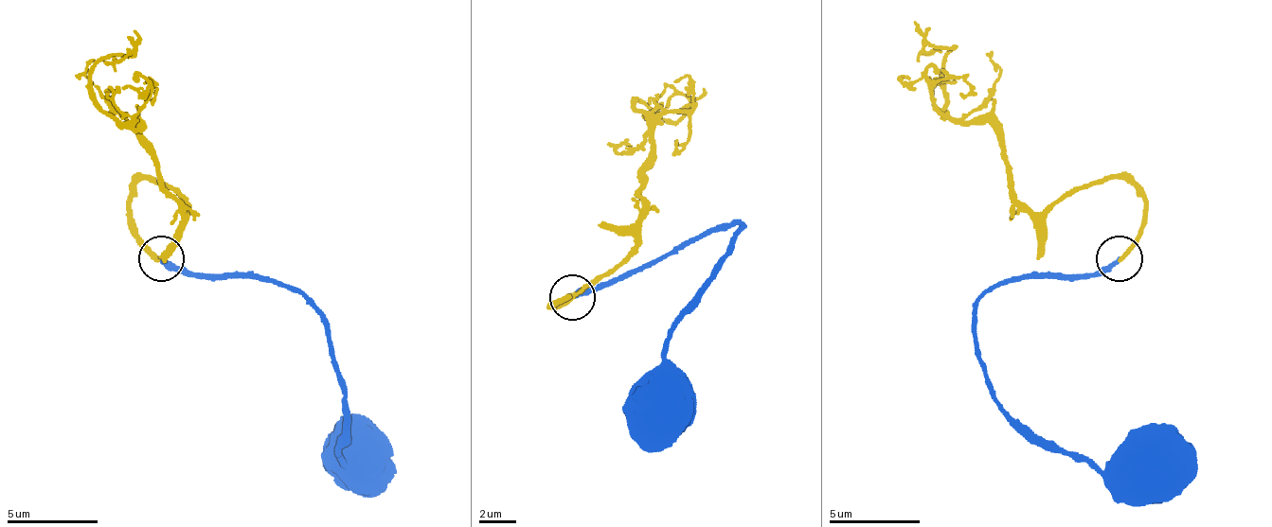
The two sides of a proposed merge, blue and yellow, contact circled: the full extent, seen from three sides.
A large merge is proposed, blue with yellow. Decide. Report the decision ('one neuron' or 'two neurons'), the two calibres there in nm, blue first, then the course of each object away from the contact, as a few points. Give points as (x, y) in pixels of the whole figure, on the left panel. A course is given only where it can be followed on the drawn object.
one neuron; calibres 280 and 240 nm; course blue (160, 257), (277, 280), (302, 294), (324, 326), (349, 416), (335, 446), (361, 466), (352, 456); course yellow (160, 257), (137, 180), (168, 182), (185, 216), (142, 131), (91, 92), (91, 69), (135, 56), (101, 61)

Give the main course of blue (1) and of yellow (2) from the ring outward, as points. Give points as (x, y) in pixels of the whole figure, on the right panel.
1: (1120, 257), (1089, 272), (1007, 280), (982, 295), (975, 327), (984, 378), (1013, 419), (1100, 474), (1149, 465)
2: (1120, 257), (1142, 193), (1088, 181), (1033, 213), (996, 134), (952, 120), (954, 47), (919, 51)

